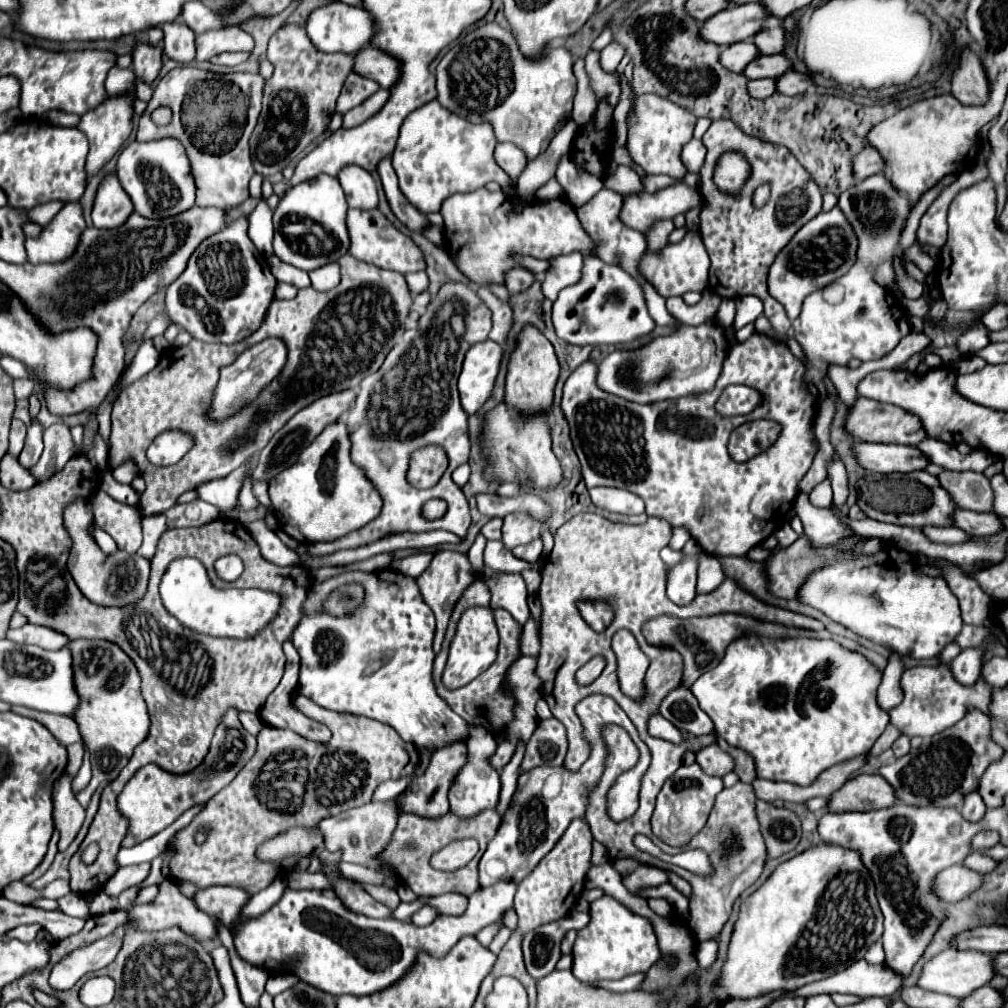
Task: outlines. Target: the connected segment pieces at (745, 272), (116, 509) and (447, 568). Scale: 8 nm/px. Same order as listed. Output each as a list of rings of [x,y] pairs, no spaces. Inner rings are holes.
[[[715,120],[705,132],[703,144],[707,148],[707,156],[699,170],[699,192],[707,200],[707,208],[701,212],[699,232],[711,258],[709,288],[721,298],[741,298],[747,294],[757,296],[765,306],[763,314],[767,316],[767,320],[781,336],[785,336],[791,328],[791,322],[783,306],[775,298],[771,298],[767,290],[767,274],[777,252],[807,220],[815,218],[821,212],[821,190],[817,182],[807,174],[807,170],[799,166],[791,150],[763,142],[759,138],[751,138],[749,134],[743,134],[743,130],[739,130],[731,120]],[[727,150],[743,152],[753,170],[739,196],[721,194],[711,180],[717,156]],[[763,182],[771,184],[771,198],[763,208],[755,210],[751,202],[753,192]]]
[[[97,490],[97,494],[91,498],[91,504],[95,524],[117,542],[119,550],[135,554],[143,541],[140,510],[115,502],[103,490]]]
[[[451,550],[437,552],[435,558],[433,558],[433,562],[431,562],[431,566],[419,578],[415,578],[425,604],[433,610],[433,614],[437,618],[435,640],[433,640],[433,650],[435,652],[439,652],[439,648],[441,648],[441,642],[443,642],[443,636],[445,636],[445,628],[447,628],[447,622],[449,622],[451,612],[455,608],[455,602],[459,600],[459,596],[463,594],[463,590],[469,586],[469,582],[473,578],[475,578],[475,570],[473,570],[471,562],[467,560],[467,554],[451,552]]]

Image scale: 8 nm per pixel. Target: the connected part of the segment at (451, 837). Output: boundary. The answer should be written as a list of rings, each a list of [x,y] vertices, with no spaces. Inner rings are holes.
[[[485,810],[483,814],[477,814],[475,818],[469,818],[469,820],[461,820],[453,816],[453,818],[439,818],[439,820],[429,820],[429,822],[421,820],[421,828],[397,828],[395,830],[395,848],[397,848],[395,864],[397,864],[397,872],[403,884],[407,884],[417,896],[439,896],[443,894],[443,890],[453,890],[457,894],[471,896],[479,888],[479,882],[477,882],[479,858],[483,856],[483,850],[491,842],[493,834],[497,834],[499,822],[501,820],[495,810]],[[465,838],[475,838],[479,842],[477,856],[467,866],[457,868],[455,872],[437,872],[431,866],[431,856],[439,852],[441,848],[445,848],[447,844],[455,840],[465,840]]]

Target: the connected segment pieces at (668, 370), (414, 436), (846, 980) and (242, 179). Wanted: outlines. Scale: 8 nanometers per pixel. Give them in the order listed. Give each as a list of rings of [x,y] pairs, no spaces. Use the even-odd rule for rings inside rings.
[[[715,318],[699,326],[679,326],[669,336],[657,336],[637,350],[615,350],[599,362],[597,386],[619,398],[653,404],[681,396],[707,394],[719,380],[719,370],[729,354],[729,342]]]
[[[445,284],[431,300],[427,312],[419,320],[419,338],[397,344],[385,358],[383,366],[367,376],[355,400],[355,406],[345,416],[351,438],[351,460],[359,466],[367,480],[379,490],[383,510],[371,524],[337,538],[333,542],[339,550],[357,548],[383,538],[389,532],[427,532],[447,530],[461,538],[469,530],[469,504],[463,491],[453,480],[451,472],[465,464],[471,450],[469,422],[461,408],[457,378],[465,352],[487,338],[491,330],[491,312],[479,296],[465,284]],[[427,444],[437,444],[445,450],[449,466],[439,478],[437,486],[421,490],[409,484],[407,470],[411,454]],[[439,498],[447,502],[447,512],[437,520],[423,520],[421,508],[425,502]]]
[[[859,960],[859,962],[851,964],[849,968],[841,970],[839,974],[833,974],[827,980],[797,988],[785,997],[793,997],[797,994],[813,996],[813,994],[825,994],[825,992],[827,994],[841,992],[841,994],[857,994],[857,996],[865,996],[865,998],[867,996],[889,998],[899,992],[899,986],[901,986],[901,976],[895,974],[885,964],[871,966],[865,960]]]
[[[179,66],[157,84],[139,120],[137,140],[177,138],[185,146],[197,188],[195,204],[231,210],[249,198],[247,186],[255,174],[249,154],[249,136],[259,118],[263,84],[259,74],[215,74],[195,66]],[[157,106],[169,106],[173,110],[169,126],[161,128],[151,122],[151,112]],[[183,112],[189,112],[189,116],[185,114],[185,120]],[[191,112],[203,112],[203,116]]]

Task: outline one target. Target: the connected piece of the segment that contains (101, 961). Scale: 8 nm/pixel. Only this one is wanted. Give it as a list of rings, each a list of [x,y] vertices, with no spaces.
[[[117,930],[115,934],[111,934],[99,942],[93,942],[93,946],[75,950],[73,954],[63,958],[53,968],[49,984],[55,990],[65,990],[65,988],[71,988],[85,972],[99,970],[99,968],[107,966],[119,952],[121,938],[123,938],[123,930]]]

